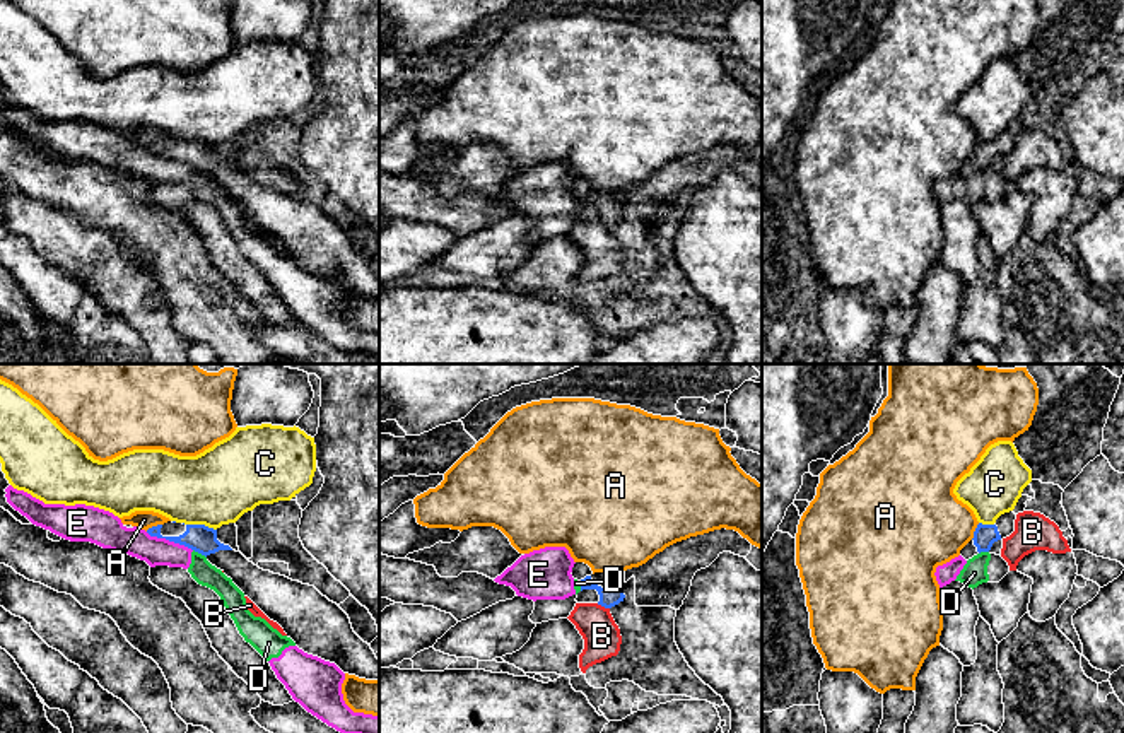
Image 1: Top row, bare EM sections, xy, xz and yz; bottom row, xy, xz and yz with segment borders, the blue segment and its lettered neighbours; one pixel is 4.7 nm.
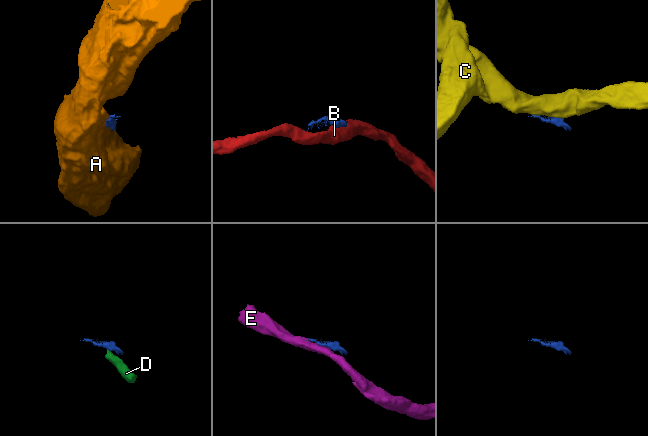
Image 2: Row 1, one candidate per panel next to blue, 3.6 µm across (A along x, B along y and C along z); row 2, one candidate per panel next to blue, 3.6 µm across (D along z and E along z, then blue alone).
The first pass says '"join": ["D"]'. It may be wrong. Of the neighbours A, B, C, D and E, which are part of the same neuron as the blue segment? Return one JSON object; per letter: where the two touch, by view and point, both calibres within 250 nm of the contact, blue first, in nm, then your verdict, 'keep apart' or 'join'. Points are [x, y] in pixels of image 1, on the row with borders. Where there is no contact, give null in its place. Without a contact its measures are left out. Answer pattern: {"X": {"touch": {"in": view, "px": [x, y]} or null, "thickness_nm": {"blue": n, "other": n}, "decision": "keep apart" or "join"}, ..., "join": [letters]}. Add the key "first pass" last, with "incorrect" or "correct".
{"A": {"touch": {"in": "yz", "px": [974, 532]}, "thickness_nm": {"blue": 110, "other": 400}, "decision": "keep apart"}, "B": {"touch": {"in": "xz", "px": [603, 605]}, "thickness_nm": {"blue": 100, "other": 180}, "decision": "keep apart"}, "C": {"touch": {"in": "xy", "px": [200, 525]}, "thickness_nm": {"blue": 130, "other": 360}, "decision": "keep apart"}, "D": {"touch": {"in": "xy", "px": [200, 552]}, "thickness_nm": {"blue": 130, "other": 110}, "decision": "keep apart"}, "E": {"touch": {"in": "xy", "px": [169, 540]}, "thickness_nm": {"blue": 130, "other": 140}, "decision": "keep apart"}, "join": [], "first pass": "incorrect"}

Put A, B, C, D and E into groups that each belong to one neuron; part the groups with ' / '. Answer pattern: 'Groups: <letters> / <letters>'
Groups: A / B / C / D E

